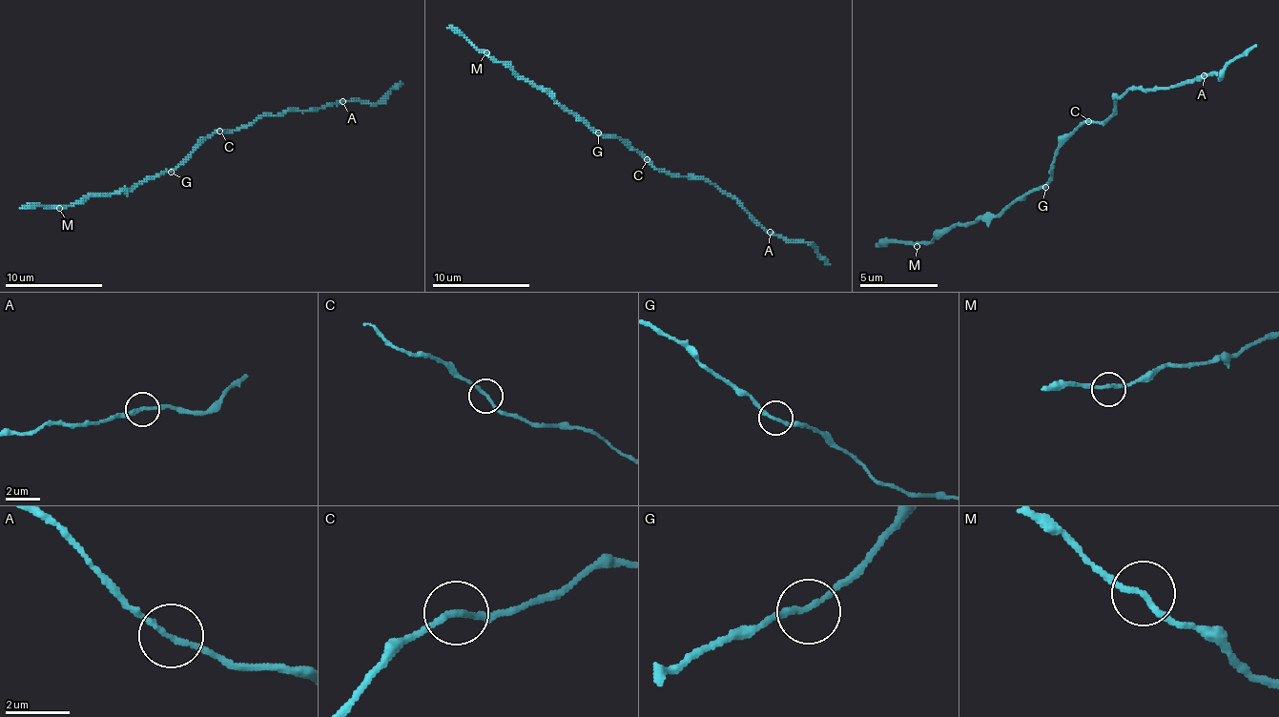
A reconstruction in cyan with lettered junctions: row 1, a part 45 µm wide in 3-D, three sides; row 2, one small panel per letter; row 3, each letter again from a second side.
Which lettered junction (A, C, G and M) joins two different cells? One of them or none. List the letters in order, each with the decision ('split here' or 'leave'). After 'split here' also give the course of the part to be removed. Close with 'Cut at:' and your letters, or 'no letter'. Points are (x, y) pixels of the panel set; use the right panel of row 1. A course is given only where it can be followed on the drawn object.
A: leave
C: leave
G: leave
M: leave
Cut at: no letter

